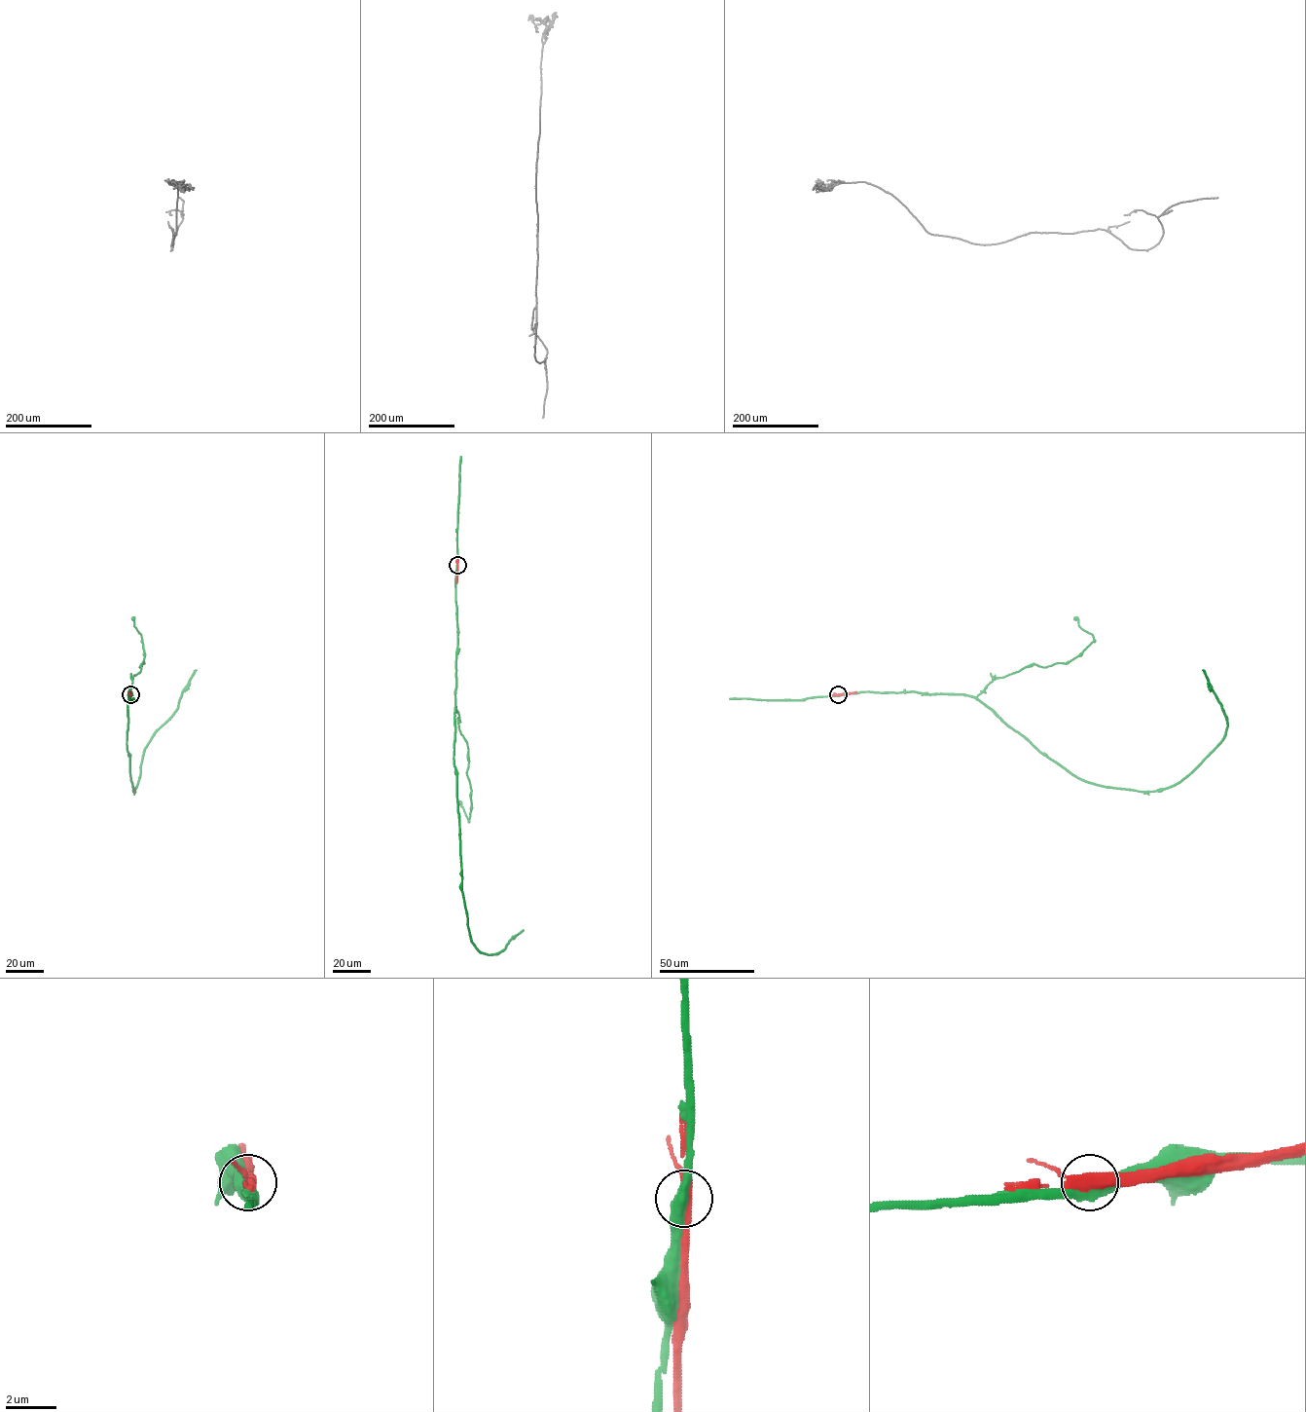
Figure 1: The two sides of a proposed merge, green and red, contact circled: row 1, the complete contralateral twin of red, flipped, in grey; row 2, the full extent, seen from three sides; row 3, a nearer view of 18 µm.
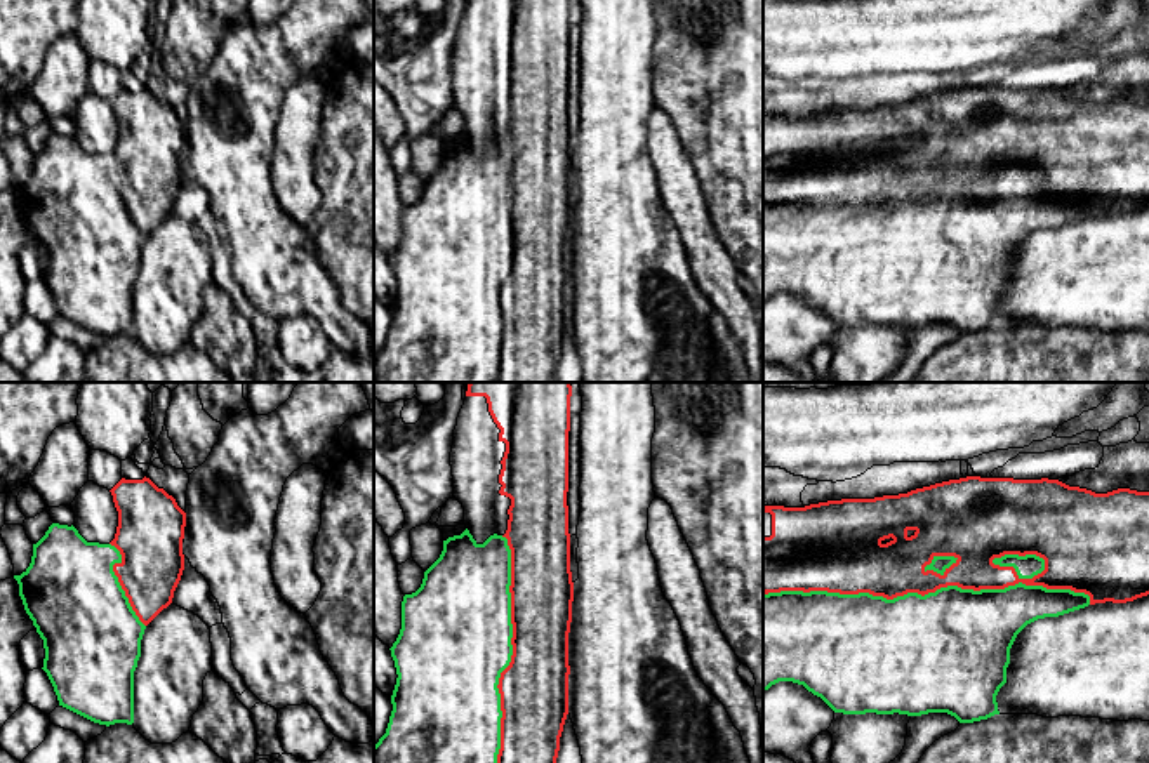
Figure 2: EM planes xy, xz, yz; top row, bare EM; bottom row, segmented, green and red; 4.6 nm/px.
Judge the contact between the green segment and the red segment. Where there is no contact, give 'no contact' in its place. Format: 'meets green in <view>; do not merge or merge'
meets green in yz; do not merge

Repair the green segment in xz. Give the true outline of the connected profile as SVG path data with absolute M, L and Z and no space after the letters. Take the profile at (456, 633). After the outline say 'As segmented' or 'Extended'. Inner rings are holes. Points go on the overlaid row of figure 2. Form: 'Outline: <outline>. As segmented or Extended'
Outline: M466 528L443 541L440 558L424 572L421 587L402 601L402 629L393 643L396 685L386 733L374 746L374 763L497 763L501 749L499 678L513 655L511 549L502 535L478 544Z. As segmented

